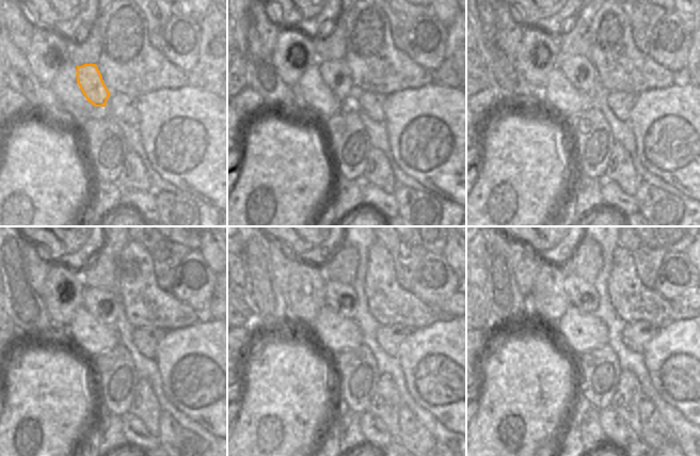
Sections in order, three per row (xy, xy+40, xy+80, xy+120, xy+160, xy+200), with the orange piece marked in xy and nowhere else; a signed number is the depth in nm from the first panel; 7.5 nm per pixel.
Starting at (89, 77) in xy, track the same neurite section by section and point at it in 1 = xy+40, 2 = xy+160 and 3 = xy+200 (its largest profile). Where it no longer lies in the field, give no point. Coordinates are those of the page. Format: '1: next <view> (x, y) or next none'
1: next xy+40 (335, 73)
2: next xy+160 (338, 296)
3: next xy+200 (583, 295)

